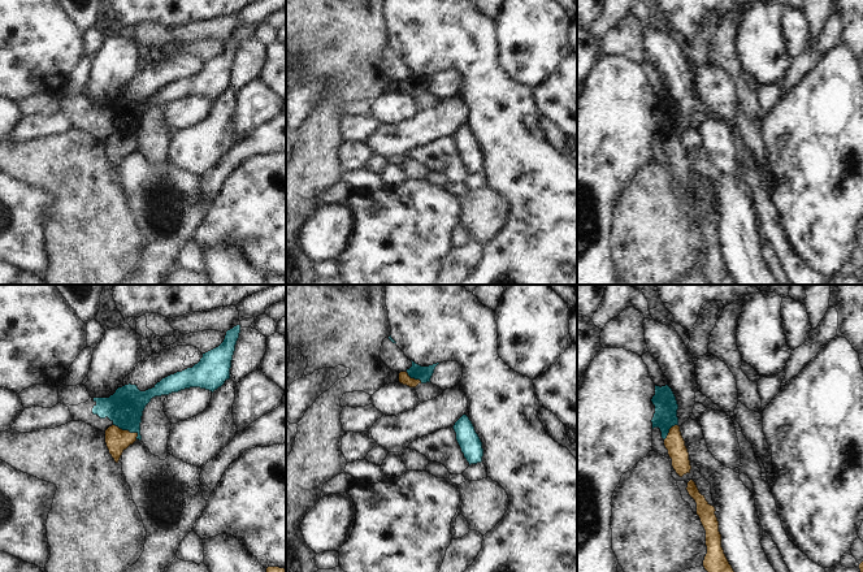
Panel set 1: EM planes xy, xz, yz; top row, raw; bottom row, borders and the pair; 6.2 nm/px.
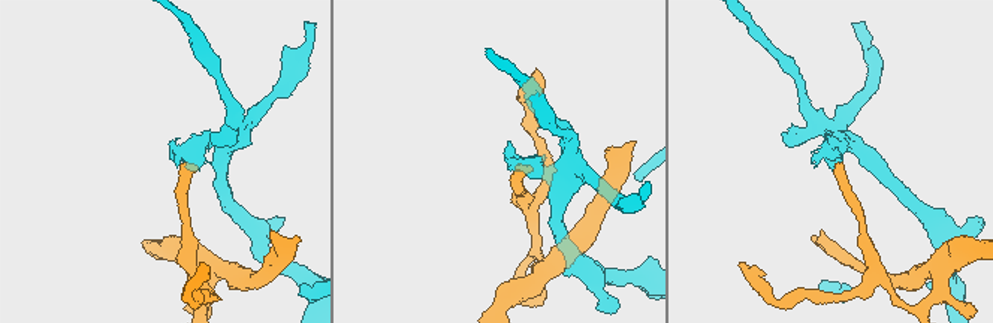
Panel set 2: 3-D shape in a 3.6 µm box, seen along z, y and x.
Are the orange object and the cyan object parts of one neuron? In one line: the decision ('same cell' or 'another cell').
another cell

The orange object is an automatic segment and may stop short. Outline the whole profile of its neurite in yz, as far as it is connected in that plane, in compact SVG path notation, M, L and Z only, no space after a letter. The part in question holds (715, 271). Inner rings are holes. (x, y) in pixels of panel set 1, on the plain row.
M693 188L688 191L686 199L697 212L697 224L706 239L707 263L703 269L704 278L710 285L736 285L721 256L721 243L715 216L699 202Z

